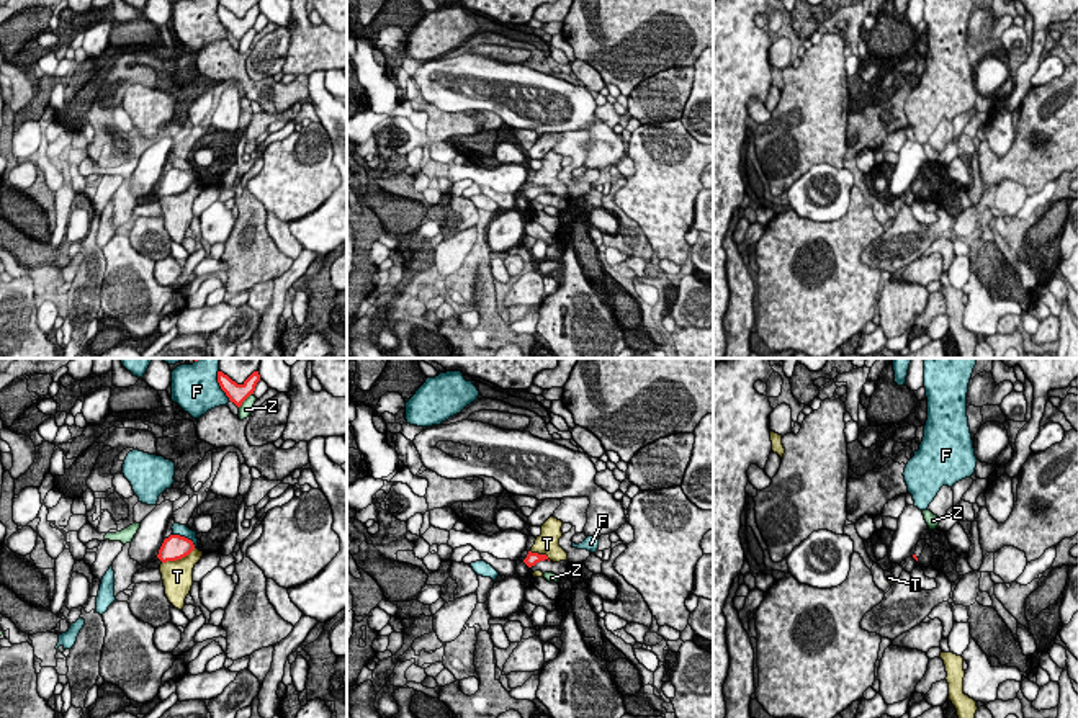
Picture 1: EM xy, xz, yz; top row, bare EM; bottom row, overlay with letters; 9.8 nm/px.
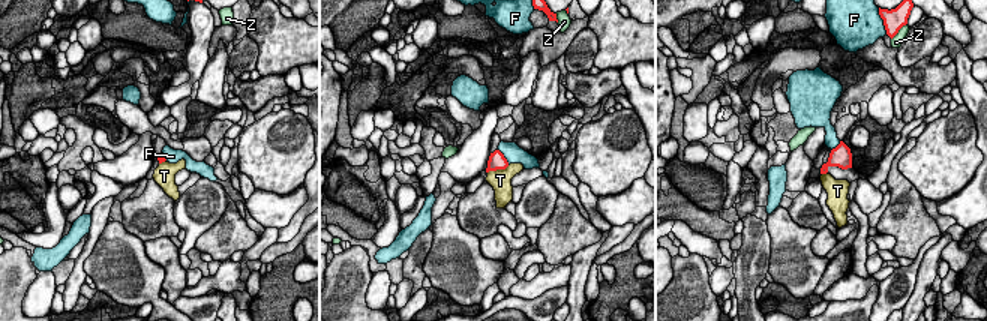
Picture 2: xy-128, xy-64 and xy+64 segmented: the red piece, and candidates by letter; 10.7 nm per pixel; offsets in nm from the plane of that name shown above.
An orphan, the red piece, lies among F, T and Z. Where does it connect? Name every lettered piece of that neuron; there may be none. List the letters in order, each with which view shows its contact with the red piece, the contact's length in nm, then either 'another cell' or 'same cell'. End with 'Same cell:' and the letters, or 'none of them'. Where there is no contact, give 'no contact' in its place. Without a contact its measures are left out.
F: xy | 320 nm | another cell
T: xy | 360 nm | another cell
Z: xy | 200 nm | another cell
Same cell: none of them

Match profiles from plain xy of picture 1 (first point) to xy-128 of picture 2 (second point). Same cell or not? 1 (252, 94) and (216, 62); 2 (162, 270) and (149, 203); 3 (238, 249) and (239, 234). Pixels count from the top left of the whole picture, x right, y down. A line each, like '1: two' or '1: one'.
1: two
2: two
3: one

